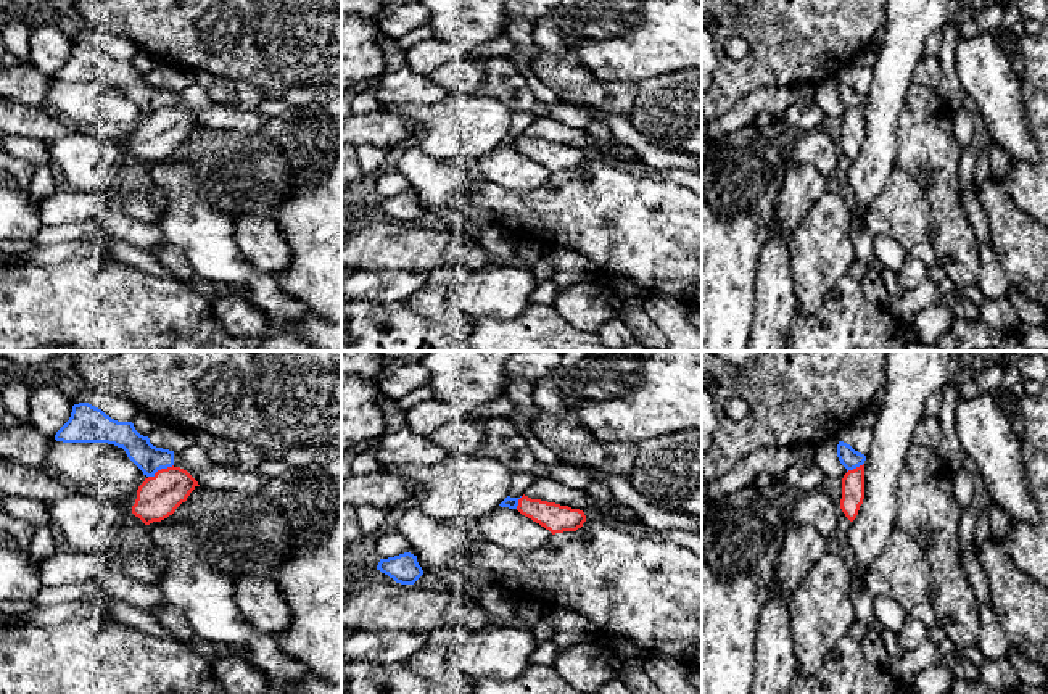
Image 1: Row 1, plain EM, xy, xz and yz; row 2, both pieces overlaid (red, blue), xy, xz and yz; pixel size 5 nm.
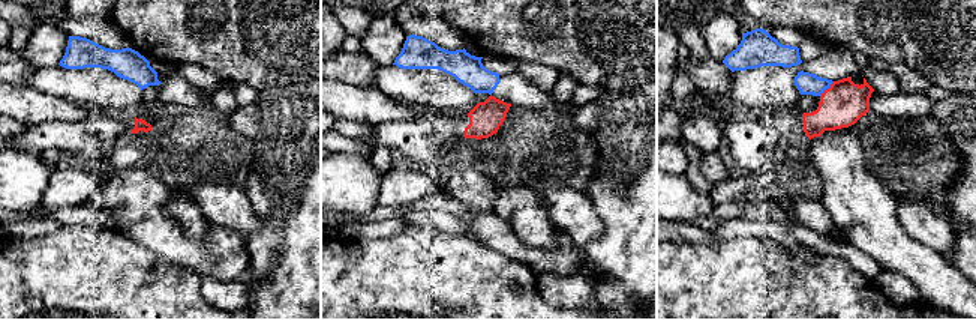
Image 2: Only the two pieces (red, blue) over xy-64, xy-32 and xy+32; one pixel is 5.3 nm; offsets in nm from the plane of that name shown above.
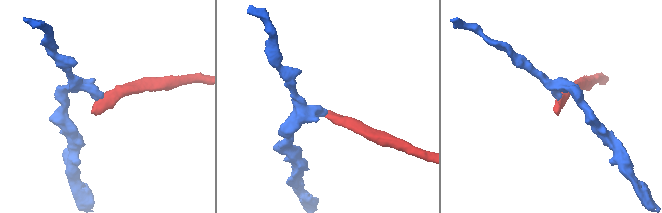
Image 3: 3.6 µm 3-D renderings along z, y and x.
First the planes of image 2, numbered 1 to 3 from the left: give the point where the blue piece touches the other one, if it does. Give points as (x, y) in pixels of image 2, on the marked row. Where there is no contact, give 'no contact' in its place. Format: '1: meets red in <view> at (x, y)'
1: no contact
2: no contact
3: meets red in xy+32 at (826, 89)

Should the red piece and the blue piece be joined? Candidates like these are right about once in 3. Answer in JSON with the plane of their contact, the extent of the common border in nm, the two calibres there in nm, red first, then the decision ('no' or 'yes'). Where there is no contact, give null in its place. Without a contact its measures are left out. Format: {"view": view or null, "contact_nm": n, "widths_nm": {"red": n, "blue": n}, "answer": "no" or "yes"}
{"view": "xy", "contact_nm": 140, "widths_nm": {"red": 220, "blue": 140}, "answer": "no"}

